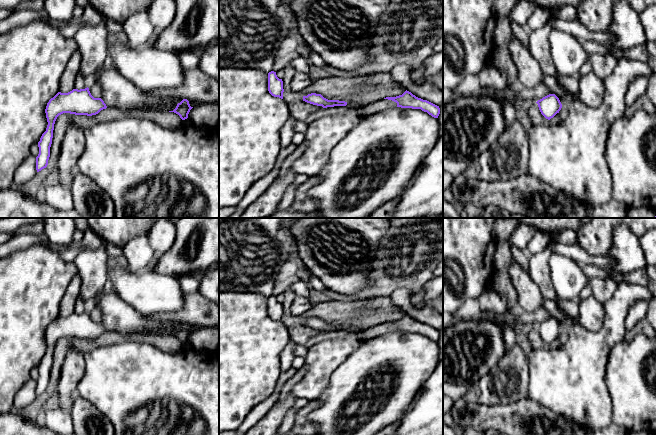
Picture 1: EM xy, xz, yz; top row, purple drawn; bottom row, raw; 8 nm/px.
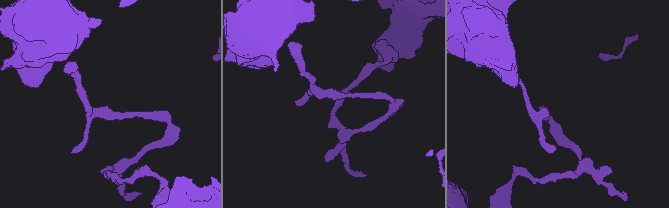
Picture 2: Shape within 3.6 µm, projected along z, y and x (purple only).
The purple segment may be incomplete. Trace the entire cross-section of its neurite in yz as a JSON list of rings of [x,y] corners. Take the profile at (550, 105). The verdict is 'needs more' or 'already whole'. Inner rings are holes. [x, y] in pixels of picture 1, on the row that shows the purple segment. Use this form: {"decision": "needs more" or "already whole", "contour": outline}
{"decision": "already whole", "contour": [[[549,94],[536,102],[541,114],[548,120],[553,118],[562,108],[559,98],[555,94]]]}

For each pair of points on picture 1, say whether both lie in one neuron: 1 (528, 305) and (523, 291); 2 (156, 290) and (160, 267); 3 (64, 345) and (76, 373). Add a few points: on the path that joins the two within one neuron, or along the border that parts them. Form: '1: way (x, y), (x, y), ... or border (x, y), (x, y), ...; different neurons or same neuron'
1: way (528, 302), (526, 294); same neuron
2: border (151, 269), (177, 277); different neurons
3: border (84, 353), (72, 347), (65, 358), (59, 375); different neurons

